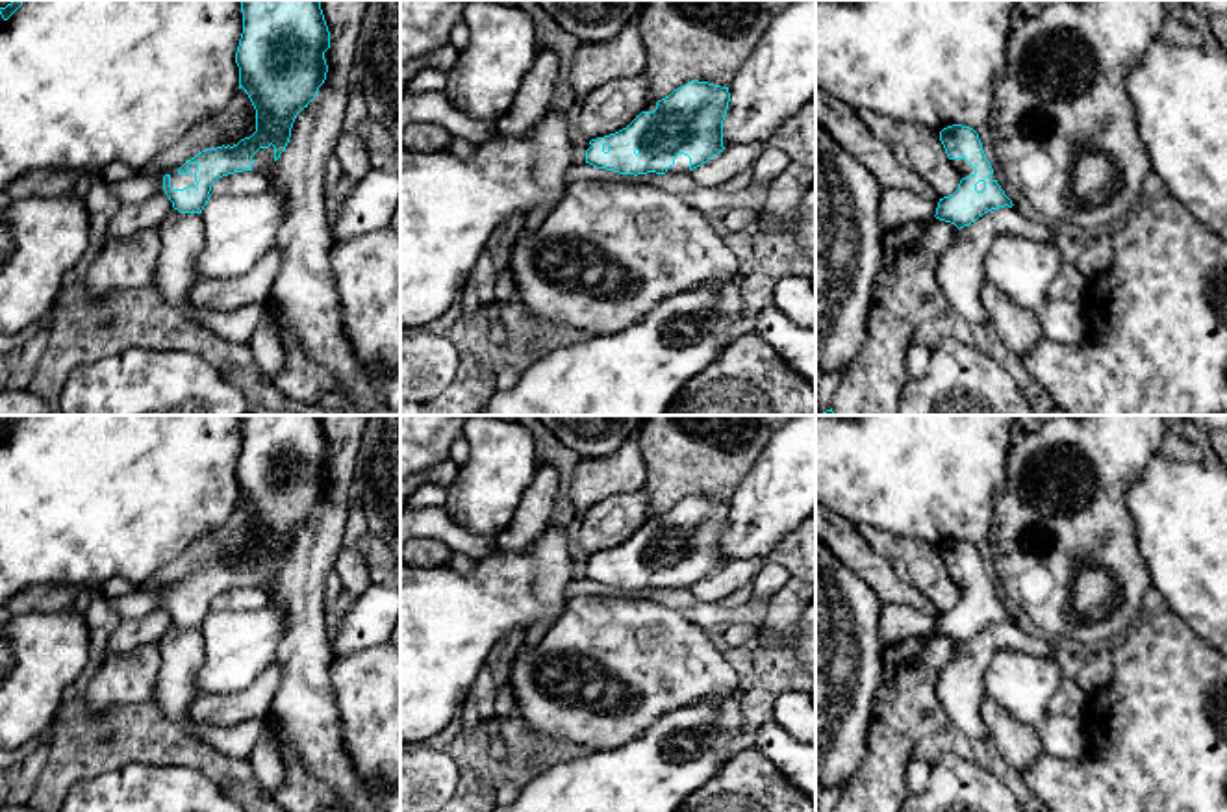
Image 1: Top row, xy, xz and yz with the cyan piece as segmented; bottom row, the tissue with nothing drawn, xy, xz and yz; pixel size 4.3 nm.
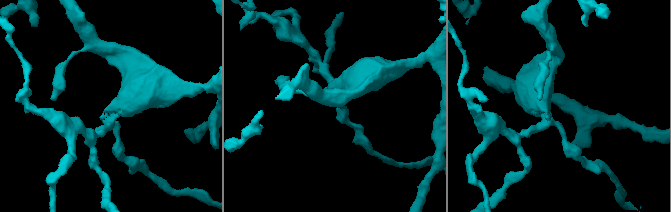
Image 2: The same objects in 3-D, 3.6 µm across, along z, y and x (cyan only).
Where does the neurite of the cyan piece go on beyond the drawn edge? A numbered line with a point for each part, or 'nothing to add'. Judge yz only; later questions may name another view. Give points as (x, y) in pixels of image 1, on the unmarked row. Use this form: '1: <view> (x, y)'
1: yz (961, 581)

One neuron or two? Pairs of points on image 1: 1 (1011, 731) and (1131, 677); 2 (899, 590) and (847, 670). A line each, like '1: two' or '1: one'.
1: two
2: two

